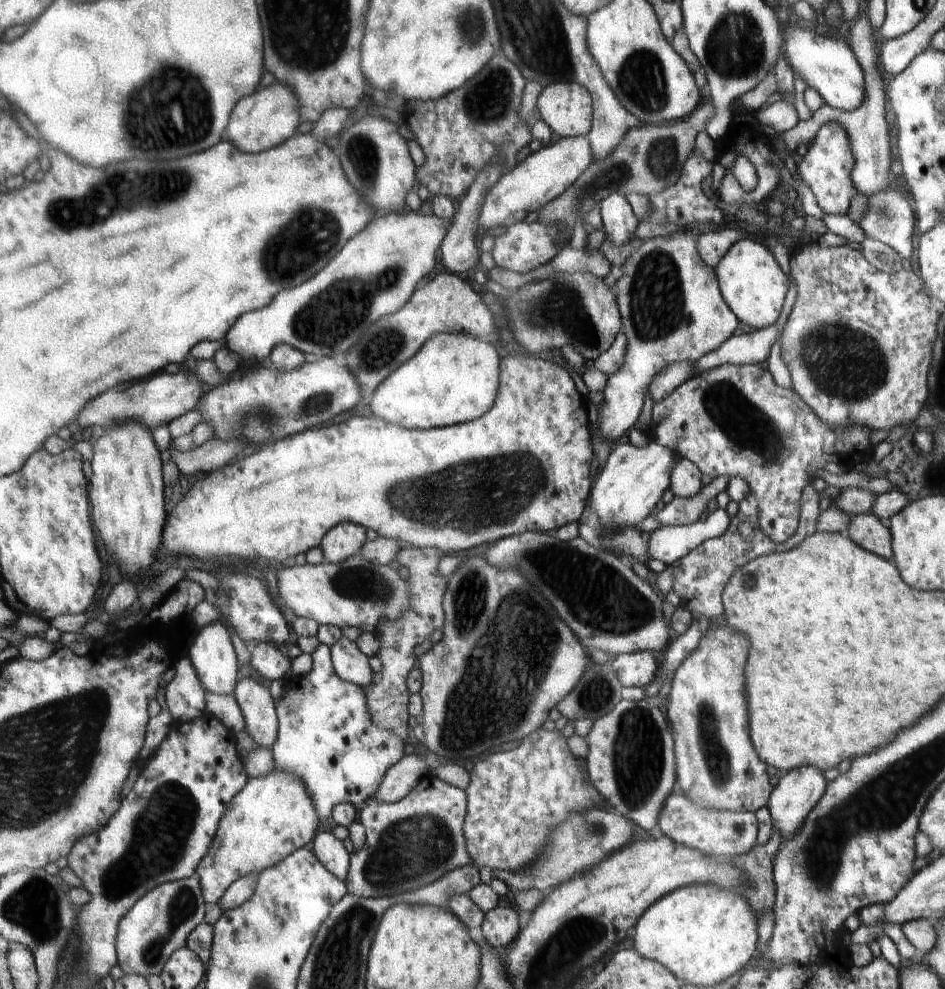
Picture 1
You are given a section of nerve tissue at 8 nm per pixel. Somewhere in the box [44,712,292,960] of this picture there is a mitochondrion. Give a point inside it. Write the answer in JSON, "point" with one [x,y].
{"point":[161,828]}

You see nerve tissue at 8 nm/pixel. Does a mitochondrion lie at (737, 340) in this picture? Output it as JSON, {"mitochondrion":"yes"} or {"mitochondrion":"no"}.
{"mitochondrion":"no"}

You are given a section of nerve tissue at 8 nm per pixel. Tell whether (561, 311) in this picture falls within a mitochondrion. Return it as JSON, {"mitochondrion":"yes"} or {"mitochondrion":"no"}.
{"mitochondrion":"yes"}

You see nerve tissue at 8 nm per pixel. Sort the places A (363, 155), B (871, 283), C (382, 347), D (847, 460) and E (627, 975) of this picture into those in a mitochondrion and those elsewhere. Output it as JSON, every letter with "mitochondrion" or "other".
{"A":"mitochondrion","B":"other","C":"mitochondrion","D":"other","E":"other"}

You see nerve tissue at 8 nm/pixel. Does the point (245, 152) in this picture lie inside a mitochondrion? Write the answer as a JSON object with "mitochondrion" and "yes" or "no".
{"mitochondrion":"no"}

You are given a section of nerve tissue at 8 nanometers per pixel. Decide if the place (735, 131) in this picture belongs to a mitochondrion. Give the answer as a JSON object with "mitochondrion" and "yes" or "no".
{"mitochondrion":"no"}

